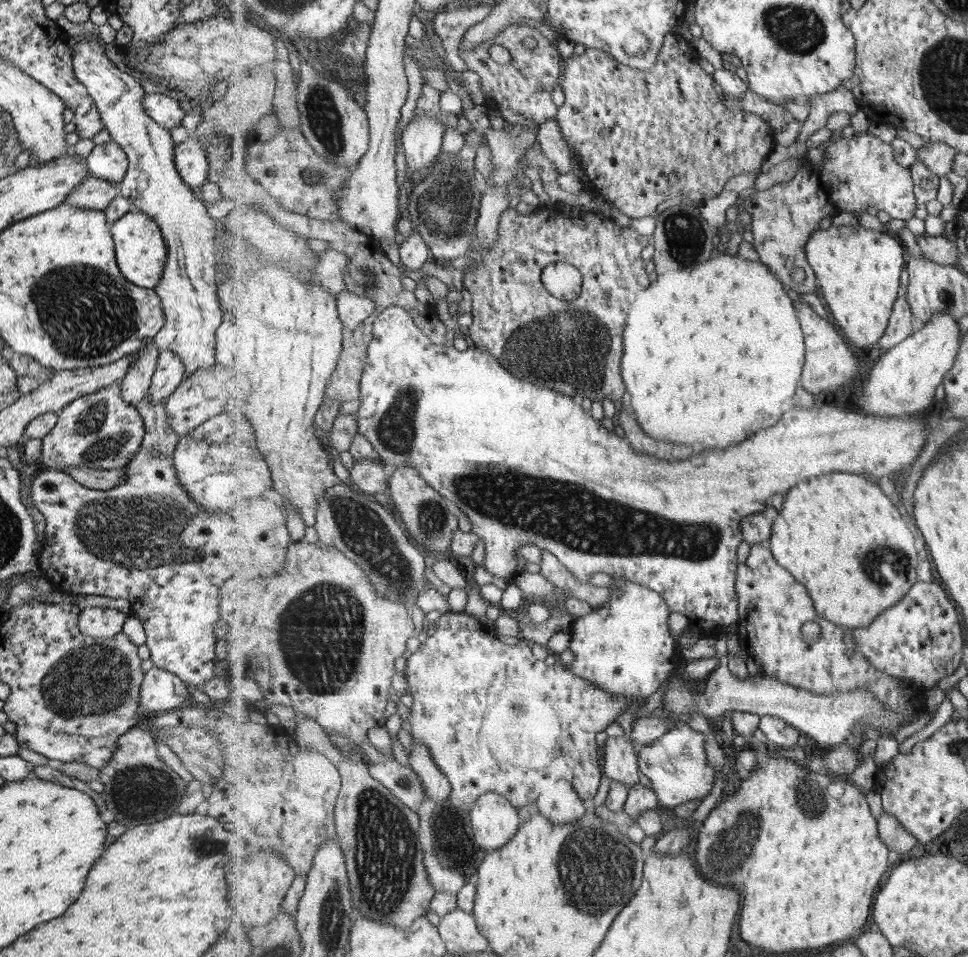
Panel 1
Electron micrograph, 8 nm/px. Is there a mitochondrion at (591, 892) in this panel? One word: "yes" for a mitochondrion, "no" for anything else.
yes

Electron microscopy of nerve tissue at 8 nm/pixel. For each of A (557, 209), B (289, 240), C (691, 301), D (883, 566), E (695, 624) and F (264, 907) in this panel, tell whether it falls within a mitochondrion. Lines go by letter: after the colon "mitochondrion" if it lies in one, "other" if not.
A: other
B: other
C: other
D: mitochondrion
E: other
F: other

